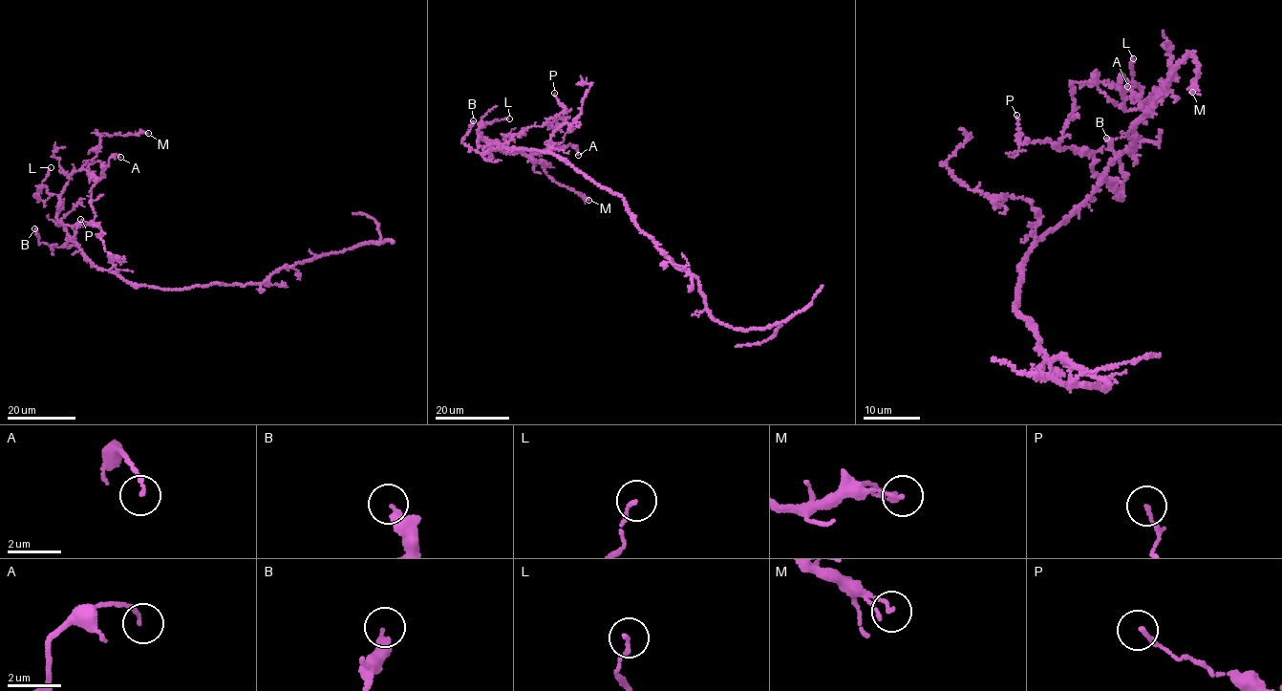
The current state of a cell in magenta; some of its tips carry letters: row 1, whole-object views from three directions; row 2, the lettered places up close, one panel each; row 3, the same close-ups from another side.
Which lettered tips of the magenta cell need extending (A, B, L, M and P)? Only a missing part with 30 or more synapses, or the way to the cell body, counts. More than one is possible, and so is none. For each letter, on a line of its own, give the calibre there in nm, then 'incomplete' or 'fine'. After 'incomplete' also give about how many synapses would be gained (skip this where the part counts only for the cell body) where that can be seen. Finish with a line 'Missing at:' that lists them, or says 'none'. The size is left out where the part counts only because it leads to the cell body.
A: calibre 130 nm; fine
B: calibre 360 nm; fine
L: calibre 120 nm; fine
M: calibre 90 nm; fine
P: calibre 140 nm; fine
Missing at: none

